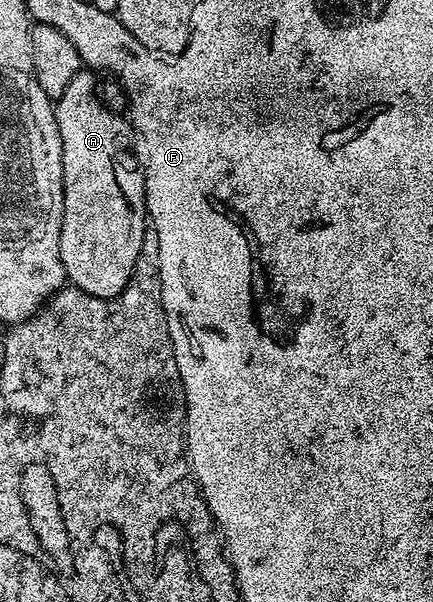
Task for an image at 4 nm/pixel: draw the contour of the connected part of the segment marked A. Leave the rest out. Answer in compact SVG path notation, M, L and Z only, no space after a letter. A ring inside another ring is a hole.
M80 71L77 76L69 83L69 87L65 87L65 91L59 98L57 98L57 104L55 105L55 118L57 119L57 127L59 128L59 134L61 135L61 151L63 152L63 222L61 223L61 263L65 267L65 271L67 272L67 281L70 282L72 286L76 289L80 289L81 291L85 291L89 295L93 295L94 297L115 297L119 294L122 289L124 289L129 283L129 279L133 275L133 271L135 270L135 264L137 263L137 255L141 251L141 243L143 242L143 236L145 235L145 231L149 227L149 218L147 215L147 192L145 191L145 187L143 186L143 166L141 164L140 158L137 156L136 150L135 153L131 150L131 137L133 141L133 130L129 124L128 118L126 116L118 117L117 114L114 113L113 110L110 109L109 106L103 105L103 101L101 98L95 94L95 78L96 74L91 71Z

